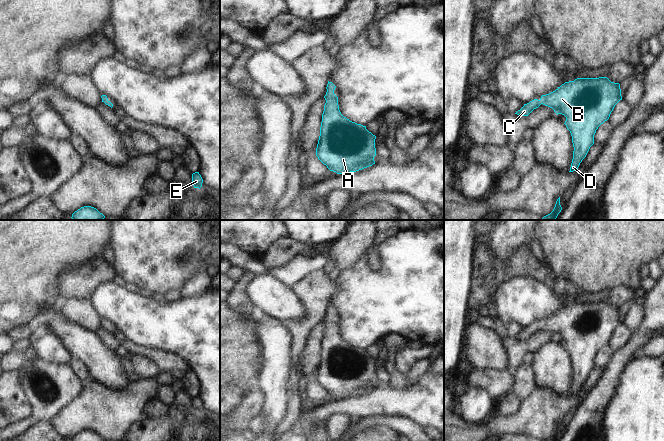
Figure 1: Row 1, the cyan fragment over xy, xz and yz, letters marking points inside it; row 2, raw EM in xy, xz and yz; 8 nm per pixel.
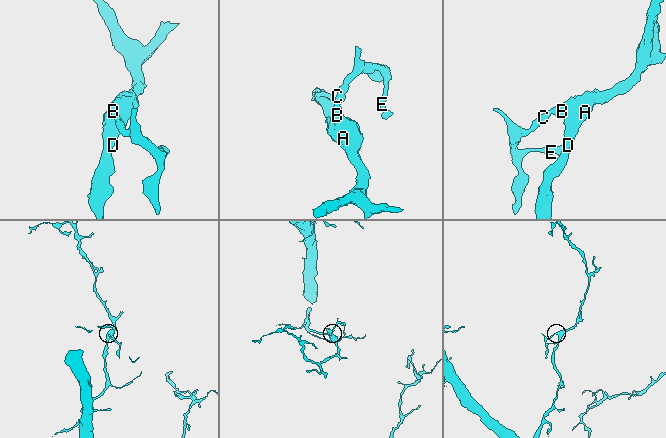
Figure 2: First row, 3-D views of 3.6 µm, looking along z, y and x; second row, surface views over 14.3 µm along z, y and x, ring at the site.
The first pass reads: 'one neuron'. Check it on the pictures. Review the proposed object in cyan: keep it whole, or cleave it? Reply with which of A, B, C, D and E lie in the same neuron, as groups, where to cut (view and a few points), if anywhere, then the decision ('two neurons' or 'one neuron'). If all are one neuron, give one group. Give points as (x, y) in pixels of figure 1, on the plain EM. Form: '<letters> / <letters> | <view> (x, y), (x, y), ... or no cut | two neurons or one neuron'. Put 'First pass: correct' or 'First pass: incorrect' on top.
First pass: correct
A B C D E | no cut | one neuron

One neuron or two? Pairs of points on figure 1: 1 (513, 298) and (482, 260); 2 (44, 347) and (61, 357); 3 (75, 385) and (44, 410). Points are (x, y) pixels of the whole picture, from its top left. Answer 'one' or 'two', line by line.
1: two
2: one
3: one

